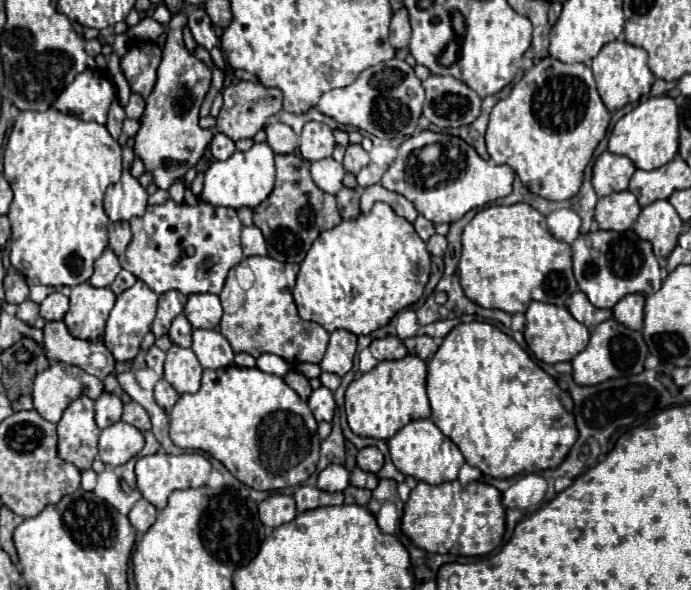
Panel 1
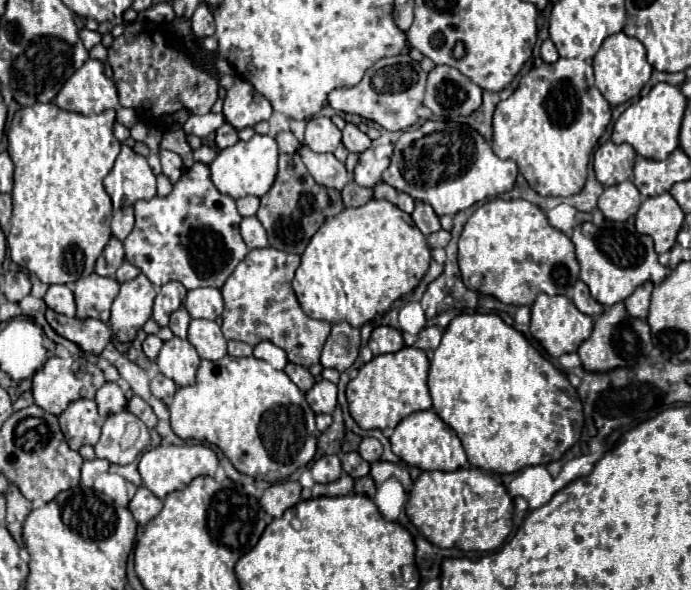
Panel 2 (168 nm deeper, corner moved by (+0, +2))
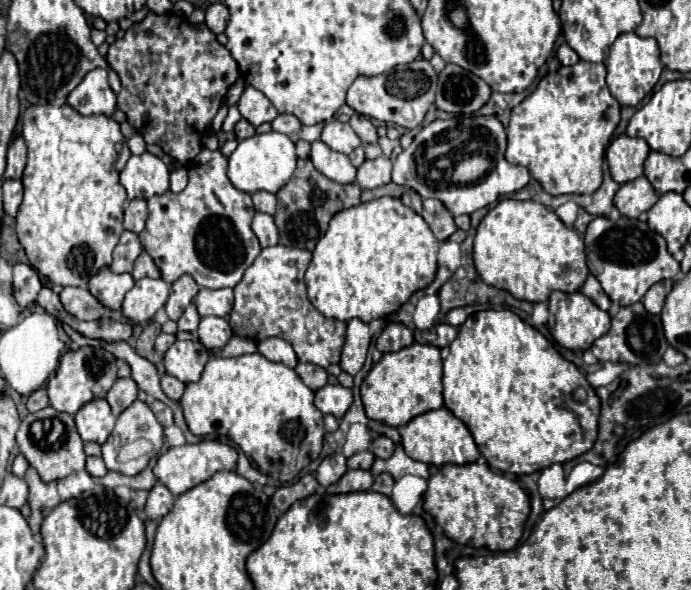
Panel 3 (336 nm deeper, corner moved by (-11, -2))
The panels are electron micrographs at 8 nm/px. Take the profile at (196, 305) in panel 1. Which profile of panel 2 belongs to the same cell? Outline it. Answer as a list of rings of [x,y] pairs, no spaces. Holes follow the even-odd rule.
[[[213,287],[191,289],[183,305],[193,319],[217,319],[223,313],[221,291]]]

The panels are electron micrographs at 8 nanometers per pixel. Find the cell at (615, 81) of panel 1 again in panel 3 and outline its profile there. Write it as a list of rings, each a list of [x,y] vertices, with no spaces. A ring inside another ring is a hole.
[[[624,33],[620,35],[620,39],[616,39],[616,43],[610,49],[608,59],[604,61],[606,69],[608,69],[608,89],[612,93],[612,97],[622,103],[622,105],[638,105],[648,93],[652,93],[654,85],[660,79],[662,73],[662,63],[660,63],[660,49],[658,43],[654,39],[644,39],[638,37],[636,33]]]

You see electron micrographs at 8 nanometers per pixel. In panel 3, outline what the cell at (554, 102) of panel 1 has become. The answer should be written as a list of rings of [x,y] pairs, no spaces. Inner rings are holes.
[[[580,61],[540,79],[538,87],[512,109],[506,161],[522,165],[550,195],[594,193],[602,183],[604,151],[620,123],[620,103],[606,87],[604,63]]]

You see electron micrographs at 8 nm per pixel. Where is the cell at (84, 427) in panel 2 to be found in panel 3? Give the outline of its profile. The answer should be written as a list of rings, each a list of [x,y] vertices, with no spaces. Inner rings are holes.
[[[96,399],[92,403],[86,403],[76,415],[76,429],[84,443],[104,443],[108,435],[112,433],[112,427],[116,423],[116,417],[112,415],[106,399]]]

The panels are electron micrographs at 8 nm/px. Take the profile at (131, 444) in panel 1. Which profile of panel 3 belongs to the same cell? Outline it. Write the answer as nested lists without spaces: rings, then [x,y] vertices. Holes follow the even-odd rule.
[[[134,401],[118,417],[110,439],[102,445],[102,459],[110,471],[122,471],[126,475],[136,475],[148,465],[152,455],[158,455],[158,451],[162,449],[162,443],[164,443],[162,425],[156,421],[156,417],[152,415],[152,411],[146,403]],[[138,439],[148,439],[154,445],[154,451],[148,455],[142,455],[138,459],[120,461],[118,455],[120,455],[122,447],[126,447],[128,443],[134,443]]]

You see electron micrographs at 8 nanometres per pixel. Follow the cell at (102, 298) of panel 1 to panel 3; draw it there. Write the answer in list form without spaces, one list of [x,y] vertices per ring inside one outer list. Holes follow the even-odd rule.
[[[108,267],[100,269],[98,275],[90,279],[90,293],[106,307],[106,309],[120,309],[124,295],[132,289],[134,279],[132,275],[116,275]]]

